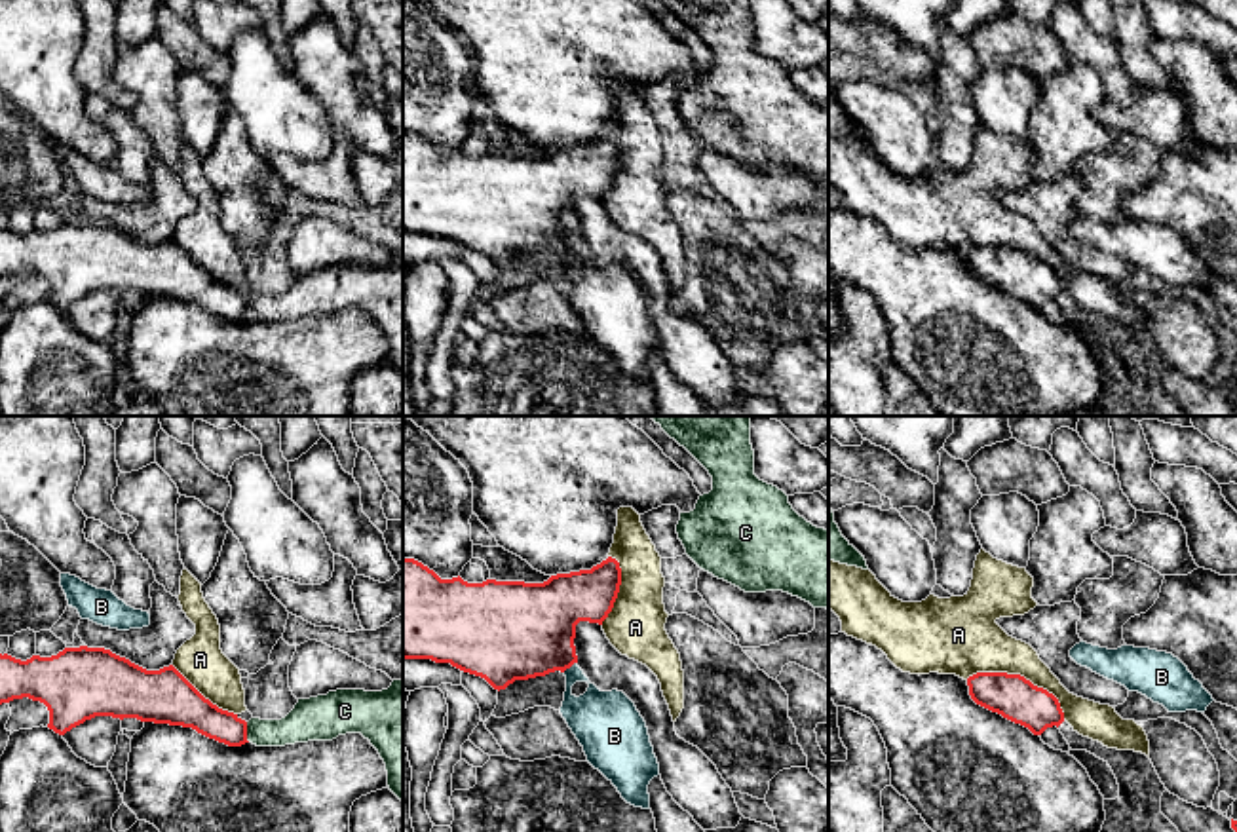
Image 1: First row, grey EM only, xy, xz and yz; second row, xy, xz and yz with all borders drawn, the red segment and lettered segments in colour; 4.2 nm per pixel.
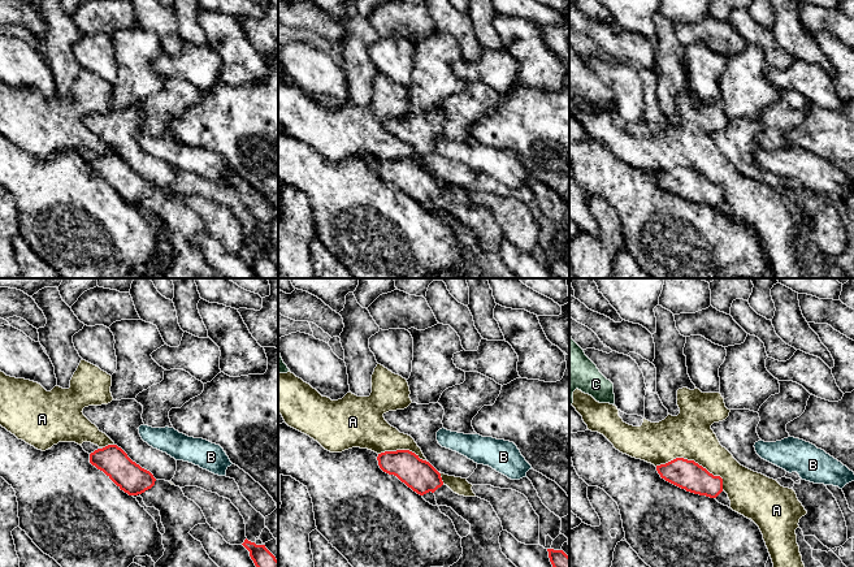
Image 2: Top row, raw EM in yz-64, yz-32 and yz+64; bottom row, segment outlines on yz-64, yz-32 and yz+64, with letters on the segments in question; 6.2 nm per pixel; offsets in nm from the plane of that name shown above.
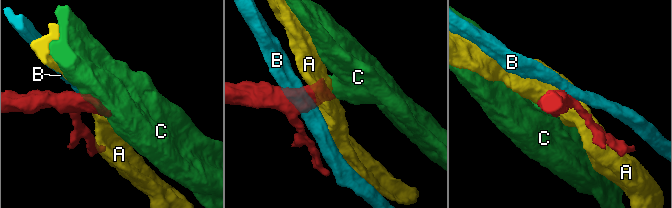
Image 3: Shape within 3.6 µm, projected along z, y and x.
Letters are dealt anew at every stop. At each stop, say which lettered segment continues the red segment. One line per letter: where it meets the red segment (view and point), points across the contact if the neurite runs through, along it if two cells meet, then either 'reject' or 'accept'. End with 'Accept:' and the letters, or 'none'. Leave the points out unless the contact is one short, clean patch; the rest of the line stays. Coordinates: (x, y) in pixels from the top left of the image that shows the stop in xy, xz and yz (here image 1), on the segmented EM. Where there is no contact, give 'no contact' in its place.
A: contact yz (1019, 675); reject
B: contact xz (569, 667); border xz (576, 661), (563, 671); reject
C: contact xy (246, 732); way xy (192, 709), (234, 732), (246, 732), (285, 732), (303, 724); accept
Accept: C

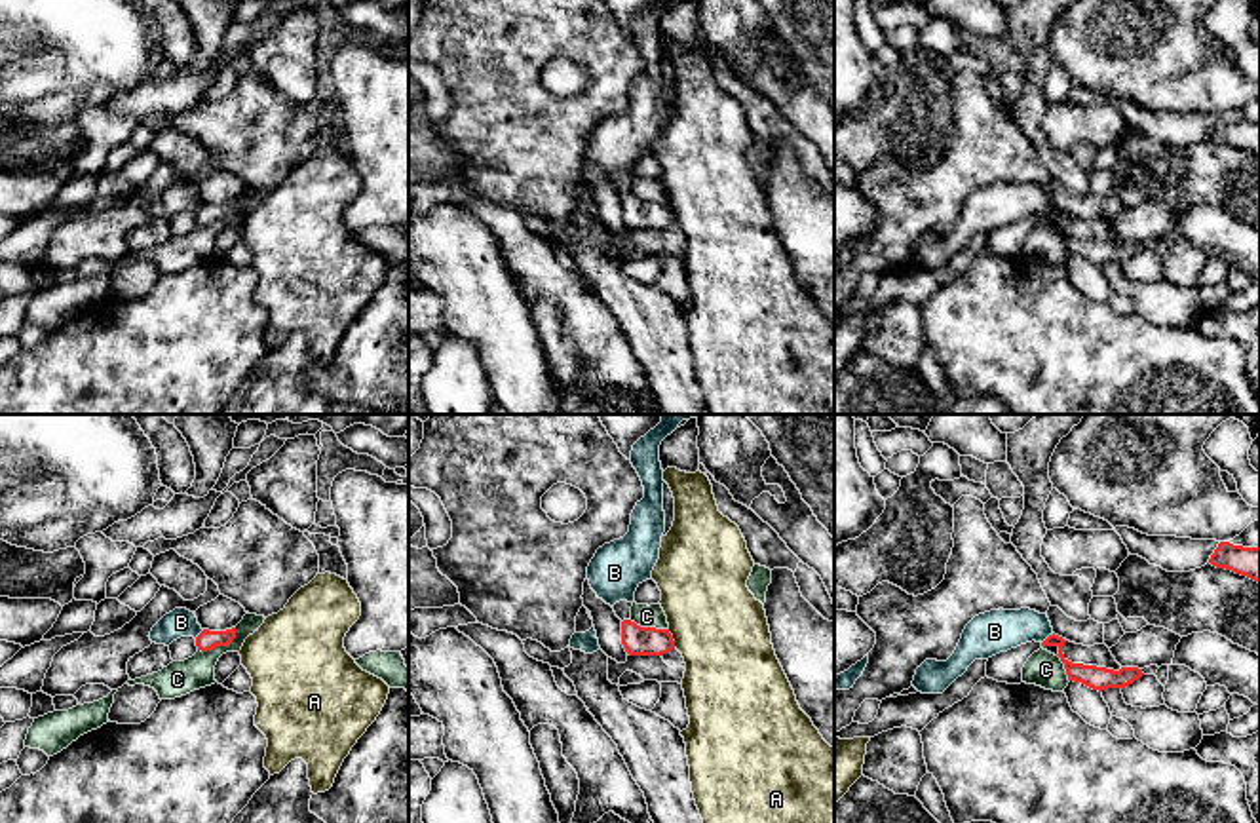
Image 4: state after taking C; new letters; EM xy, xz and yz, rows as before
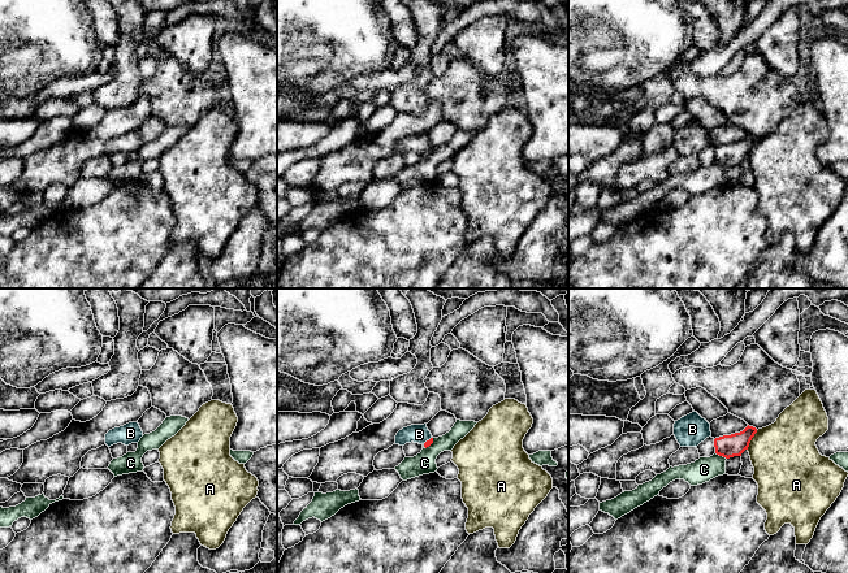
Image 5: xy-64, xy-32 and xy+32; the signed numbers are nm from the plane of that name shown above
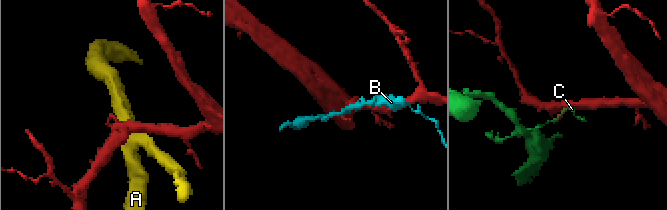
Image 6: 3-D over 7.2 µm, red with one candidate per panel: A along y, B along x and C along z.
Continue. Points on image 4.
A: contact xz (671, 639); reject
B: contact yz (1048, 637); border yz (1053, 633), (1042, 643); reject
C: contact xy (221, 645); border xy (236, 628), (236, 635), (227, 645), (198, 650); reject
Accept: none

